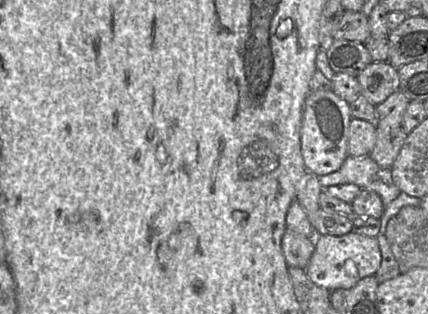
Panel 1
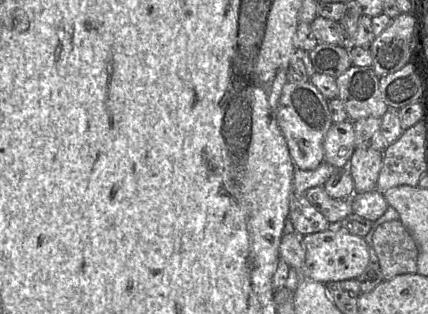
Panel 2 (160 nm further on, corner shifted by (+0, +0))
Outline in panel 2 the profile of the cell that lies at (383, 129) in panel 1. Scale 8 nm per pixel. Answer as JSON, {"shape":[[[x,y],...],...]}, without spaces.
{"shape":[[[356,148],[348,164],[355,194],[376,189],[382,168],[383,152],[372,148]]]}

